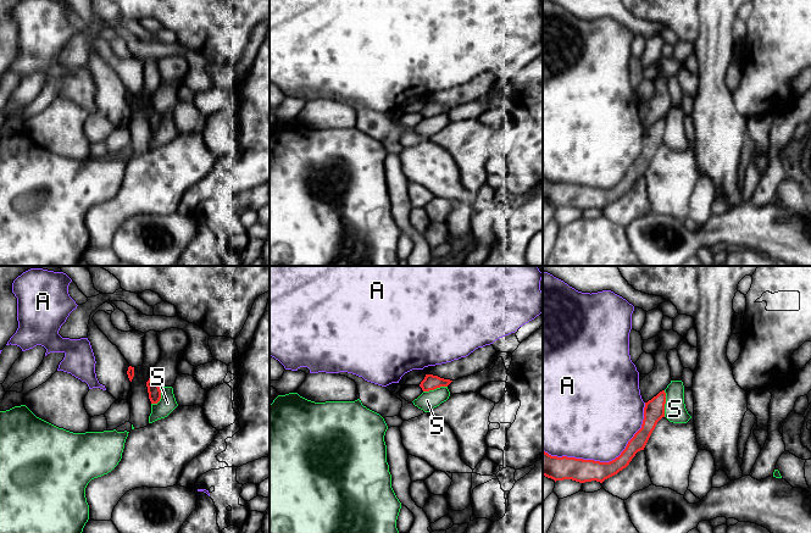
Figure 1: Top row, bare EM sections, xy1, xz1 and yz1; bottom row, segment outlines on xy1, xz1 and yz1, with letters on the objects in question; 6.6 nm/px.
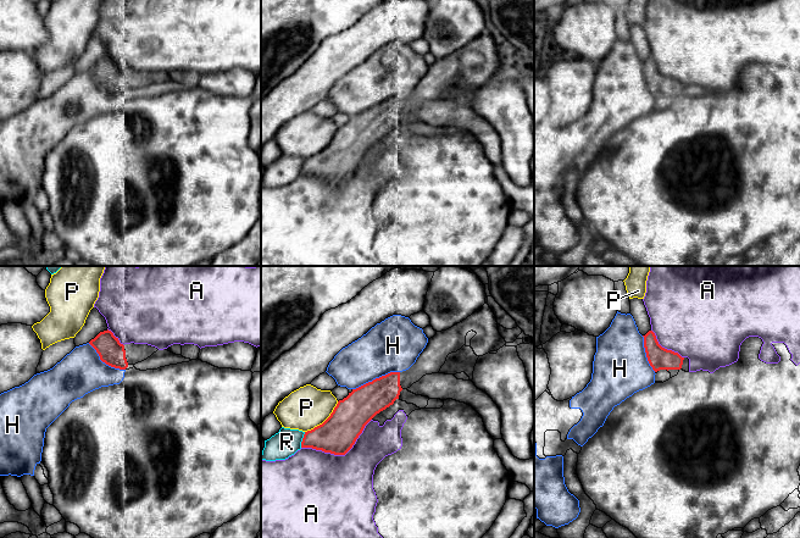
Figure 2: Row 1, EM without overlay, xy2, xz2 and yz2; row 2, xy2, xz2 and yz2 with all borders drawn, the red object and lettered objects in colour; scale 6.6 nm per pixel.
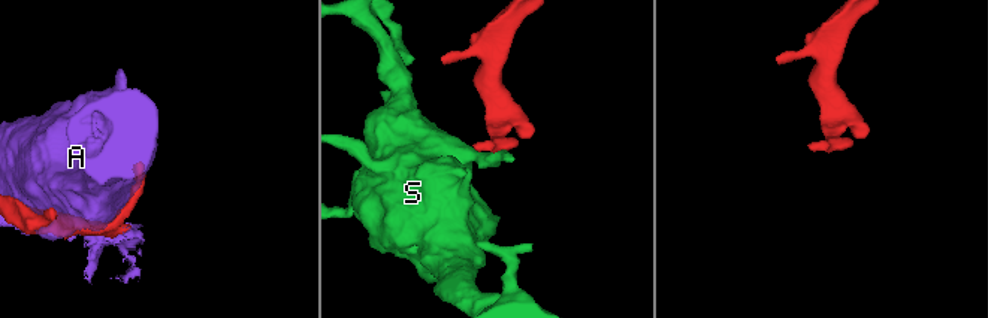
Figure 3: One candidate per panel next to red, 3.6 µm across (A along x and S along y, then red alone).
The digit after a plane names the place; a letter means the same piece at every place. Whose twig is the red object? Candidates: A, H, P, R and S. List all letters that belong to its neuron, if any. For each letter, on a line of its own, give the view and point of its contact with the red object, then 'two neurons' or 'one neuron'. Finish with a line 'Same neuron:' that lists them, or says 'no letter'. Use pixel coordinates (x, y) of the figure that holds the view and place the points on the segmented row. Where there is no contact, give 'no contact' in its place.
A: yz1 (606, 462) | two neurons
H: xz2 (376, 378) | two neurons
P: xz2 (324, 421) | two neurons
R: xz2 (303, 439) | two neurons
S: yz1 (665, 403) | two neurons
Same neuron: no letter

